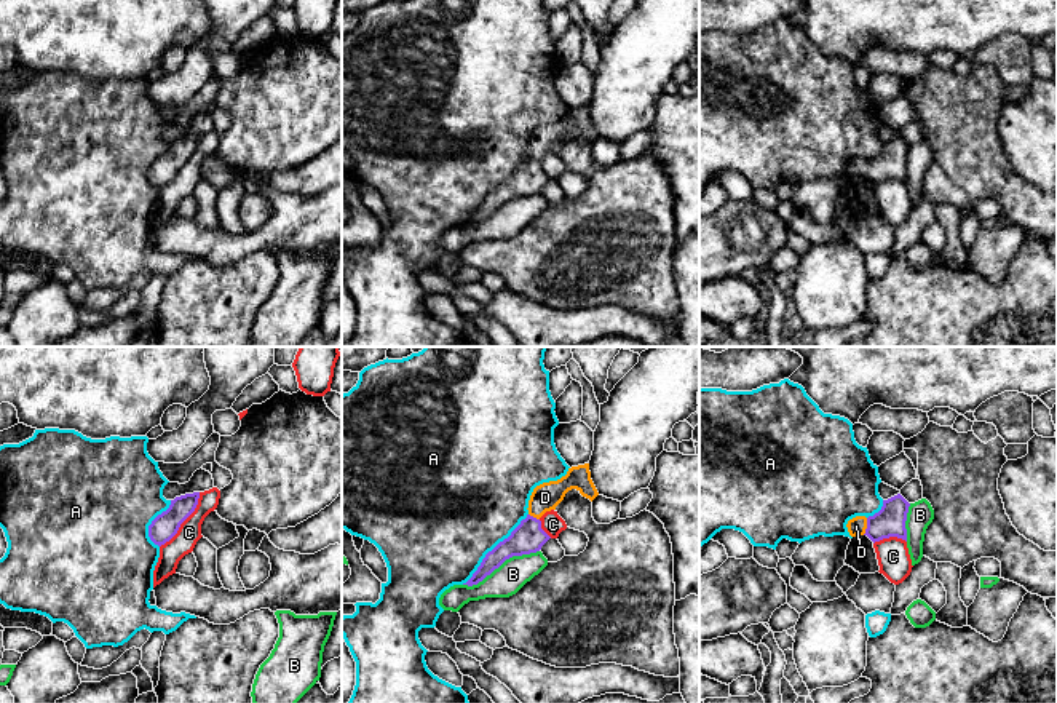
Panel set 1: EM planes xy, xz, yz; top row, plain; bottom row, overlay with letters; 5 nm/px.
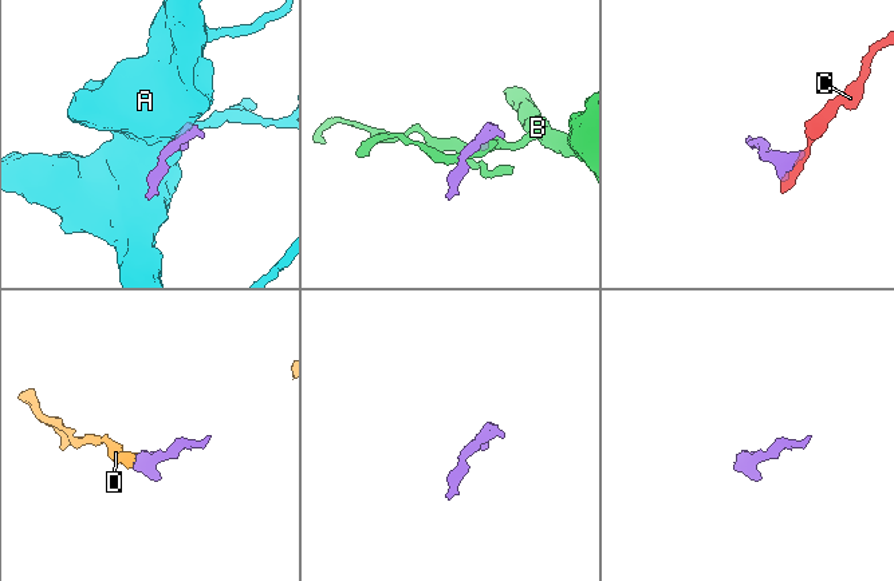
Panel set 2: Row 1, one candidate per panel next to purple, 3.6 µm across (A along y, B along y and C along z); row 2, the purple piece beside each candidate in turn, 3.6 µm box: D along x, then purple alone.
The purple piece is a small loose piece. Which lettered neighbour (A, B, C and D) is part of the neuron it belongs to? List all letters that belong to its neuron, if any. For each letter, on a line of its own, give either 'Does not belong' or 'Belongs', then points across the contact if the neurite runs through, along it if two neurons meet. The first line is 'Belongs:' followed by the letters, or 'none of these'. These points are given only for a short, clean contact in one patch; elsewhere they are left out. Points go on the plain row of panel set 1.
Belongs: D
A: Does not belong
B: Does not belong
C: Does not belong. Boundary: xy (200, 135), (195, 152), (160, 189)
D: Belongs. Path across: yz (890, 163), (880, 168), (867, 168), (856, 168)

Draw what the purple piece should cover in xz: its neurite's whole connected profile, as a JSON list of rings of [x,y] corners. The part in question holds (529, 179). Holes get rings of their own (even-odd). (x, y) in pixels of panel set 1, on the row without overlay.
[[[589,105],[568,110],[567,117],[557,123],[549,123],[536,128],[528,142],[528,157],[511,174],[508,181],[500,184],[485,197],[473,219],[463,225],[468,228],[477,227],[506,201],[536,195],[551,181],[543,171],[540,160],[564,142],[565,136],[576,131],[591,144],[599,137],[589,113]]]

